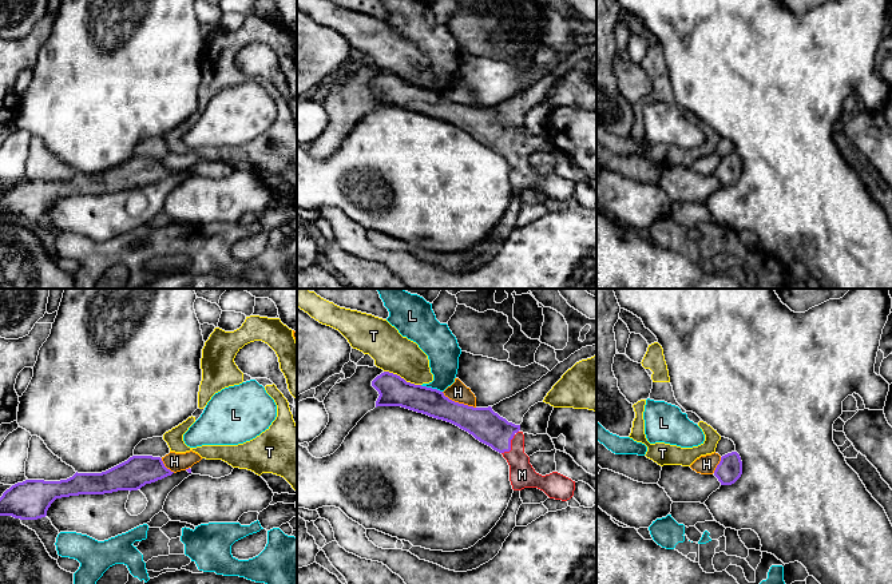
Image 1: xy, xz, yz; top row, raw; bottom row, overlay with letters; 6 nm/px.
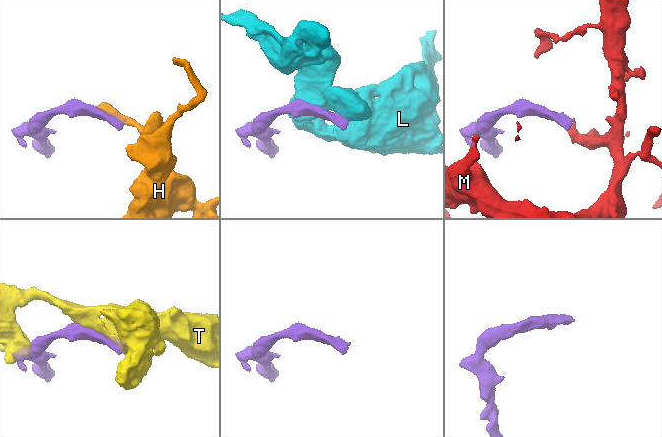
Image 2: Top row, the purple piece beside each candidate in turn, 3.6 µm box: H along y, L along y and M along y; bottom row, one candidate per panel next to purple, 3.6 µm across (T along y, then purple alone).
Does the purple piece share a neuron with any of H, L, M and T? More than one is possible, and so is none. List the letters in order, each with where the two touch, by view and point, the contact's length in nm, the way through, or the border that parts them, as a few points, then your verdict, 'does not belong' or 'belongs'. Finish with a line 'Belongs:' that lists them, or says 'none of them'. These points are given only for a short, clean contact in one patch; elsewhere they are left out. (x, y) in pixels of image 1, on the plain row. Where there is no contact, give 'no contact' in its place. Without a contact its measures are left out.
H: xz (458, 103) | 220 nm | along xz (441, 92), (455, 102), (475, 108) | does not belong
L: xz (431, 88) | 140 nm | along xz (420, 86), (436, 88), (441, 92) | does not belong
M: xz (510, 144) | 170 nm | across xz (486, 126), (510, 144), (519, 162), (522, 175) | belongs
T: xz (403, 79) | 240 nm | does not belong
Belongs: M

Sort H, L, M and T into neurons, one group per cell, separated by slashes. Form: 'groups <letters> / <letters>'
groups H / L / M / T

